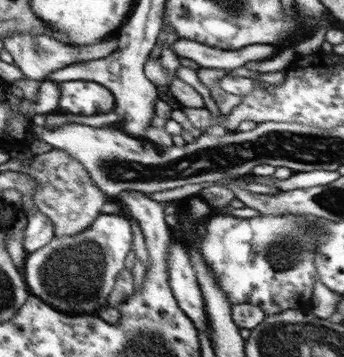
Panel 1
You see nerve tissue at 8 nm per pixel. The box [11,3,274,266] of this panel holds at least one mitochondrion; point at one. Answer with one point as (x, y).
(34, 52)

